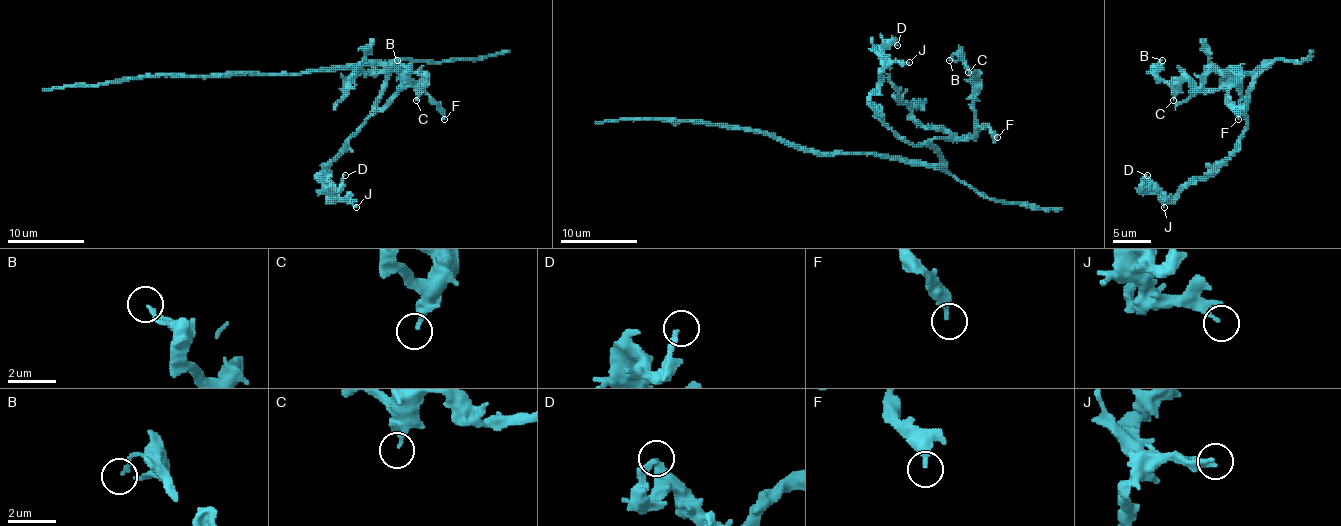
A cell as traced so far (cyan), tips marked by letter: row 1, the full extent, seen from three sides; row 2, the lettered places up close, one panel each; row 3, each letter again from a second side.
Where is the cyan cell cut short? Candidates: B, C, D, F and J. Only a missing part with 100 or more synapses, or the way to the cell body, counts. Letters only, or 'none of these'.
none of these

